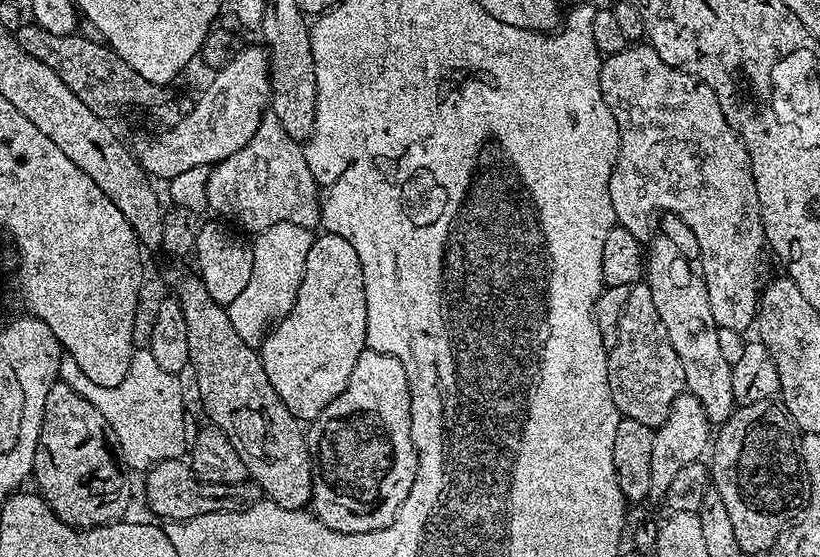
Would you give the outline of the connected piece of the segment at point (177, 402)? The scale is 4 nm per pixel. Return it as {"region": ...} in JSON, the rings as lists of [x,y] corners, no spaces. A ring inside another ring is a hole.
{"region":[[[146,346],[133,351],[126,378],[122,378],[122,382],[113,388],[90,382],[90,378],[78,370],[74,358],[66,354],[60,358],[60,380],[82,394],[82,398],[91,402],[102,418],[106,418],[109,433],[114,437],[119,455],[129,469],[147,470],[158,462],[178,460],[185,455],[184,388],[180,385],[180,379],[177,373],[162,370]]]}

